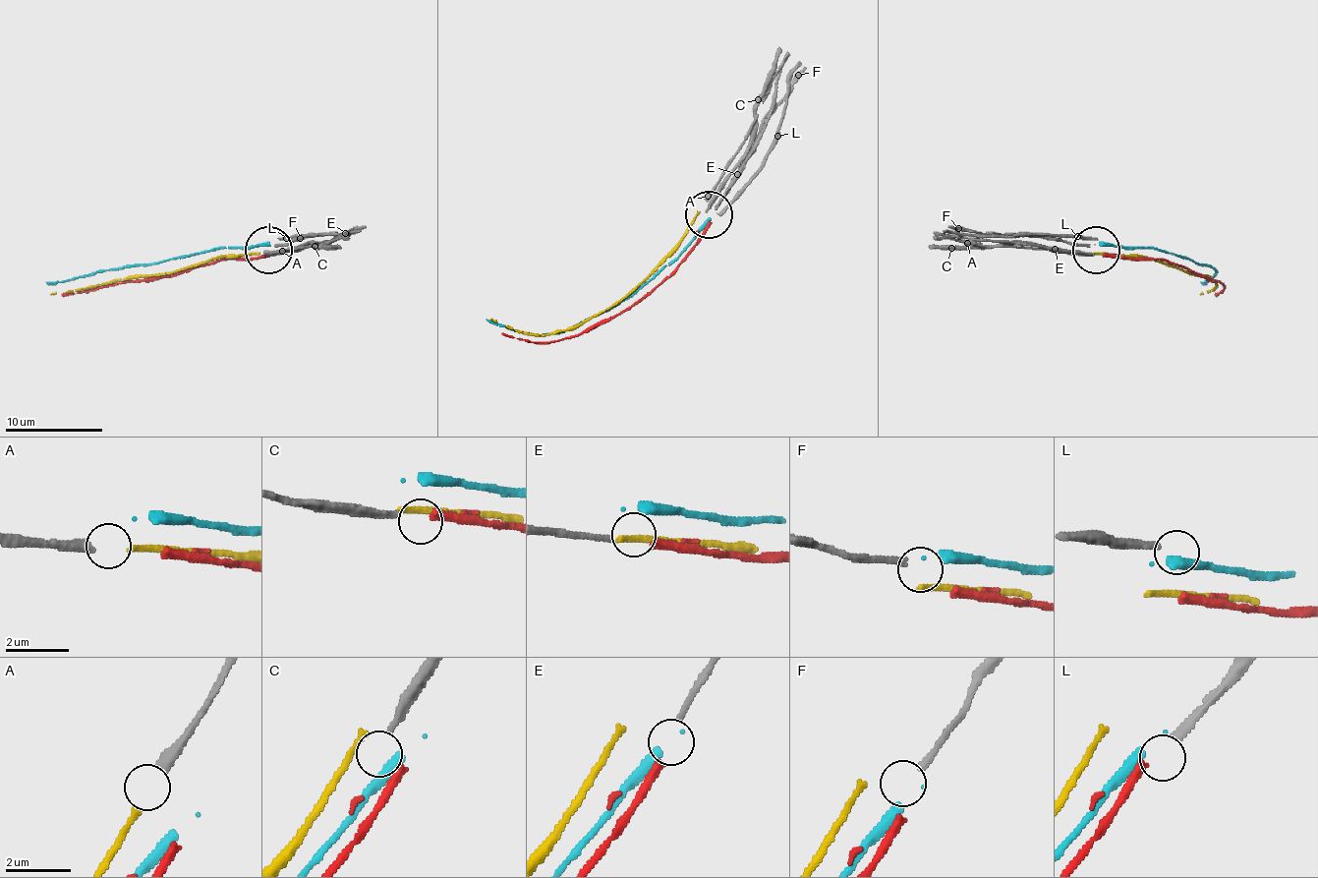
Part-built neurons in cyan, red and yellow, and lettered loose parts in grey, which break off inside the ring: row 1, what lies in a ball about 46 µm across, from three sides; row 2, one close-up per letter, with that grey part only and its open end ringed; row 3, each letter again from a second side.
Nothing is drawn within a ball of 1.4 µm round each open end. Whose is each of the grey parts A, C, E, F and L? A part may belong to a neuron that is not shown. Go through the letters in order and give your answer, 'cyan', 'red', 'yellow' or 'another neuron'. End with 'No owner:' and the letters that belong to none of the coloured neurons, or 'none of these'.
A: yellow
C: another neuron
E: red
F: another neuron
L: another neuron
No owner: C, F, L

